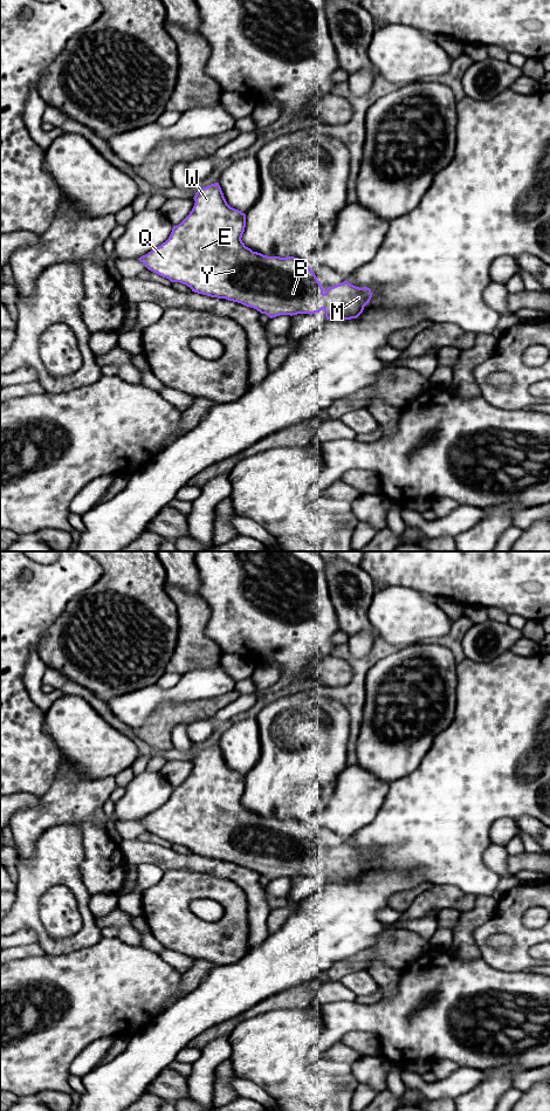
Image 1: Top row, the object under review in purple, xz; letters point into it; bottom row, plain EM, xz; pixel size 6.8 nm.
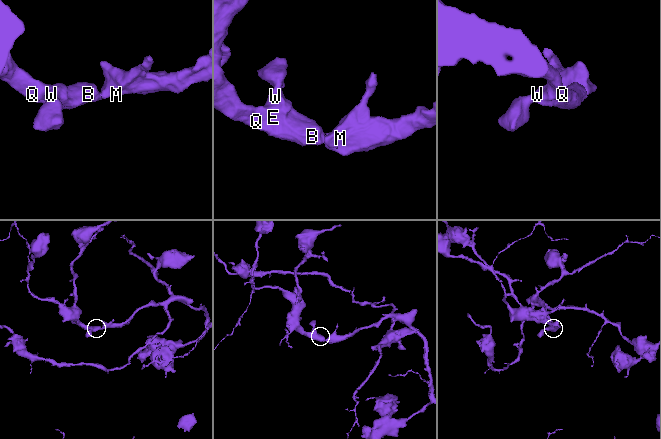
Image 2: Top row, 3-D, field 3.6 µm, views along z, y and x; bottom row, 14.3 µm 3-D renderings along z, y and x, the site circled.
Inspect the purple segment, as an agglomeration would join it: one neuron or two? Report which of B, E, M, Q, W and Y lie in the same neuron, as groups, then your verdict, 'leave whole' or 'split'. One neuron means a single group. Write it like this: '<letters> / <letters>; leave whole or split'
B E M Q W Y; leave whole

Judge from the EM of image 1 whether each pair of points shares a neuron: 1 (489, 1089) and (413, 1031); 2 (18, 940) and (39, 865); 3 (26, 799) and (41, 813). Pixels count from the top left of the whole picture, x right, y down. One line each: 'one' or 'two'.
1: two
2: two
3: two

